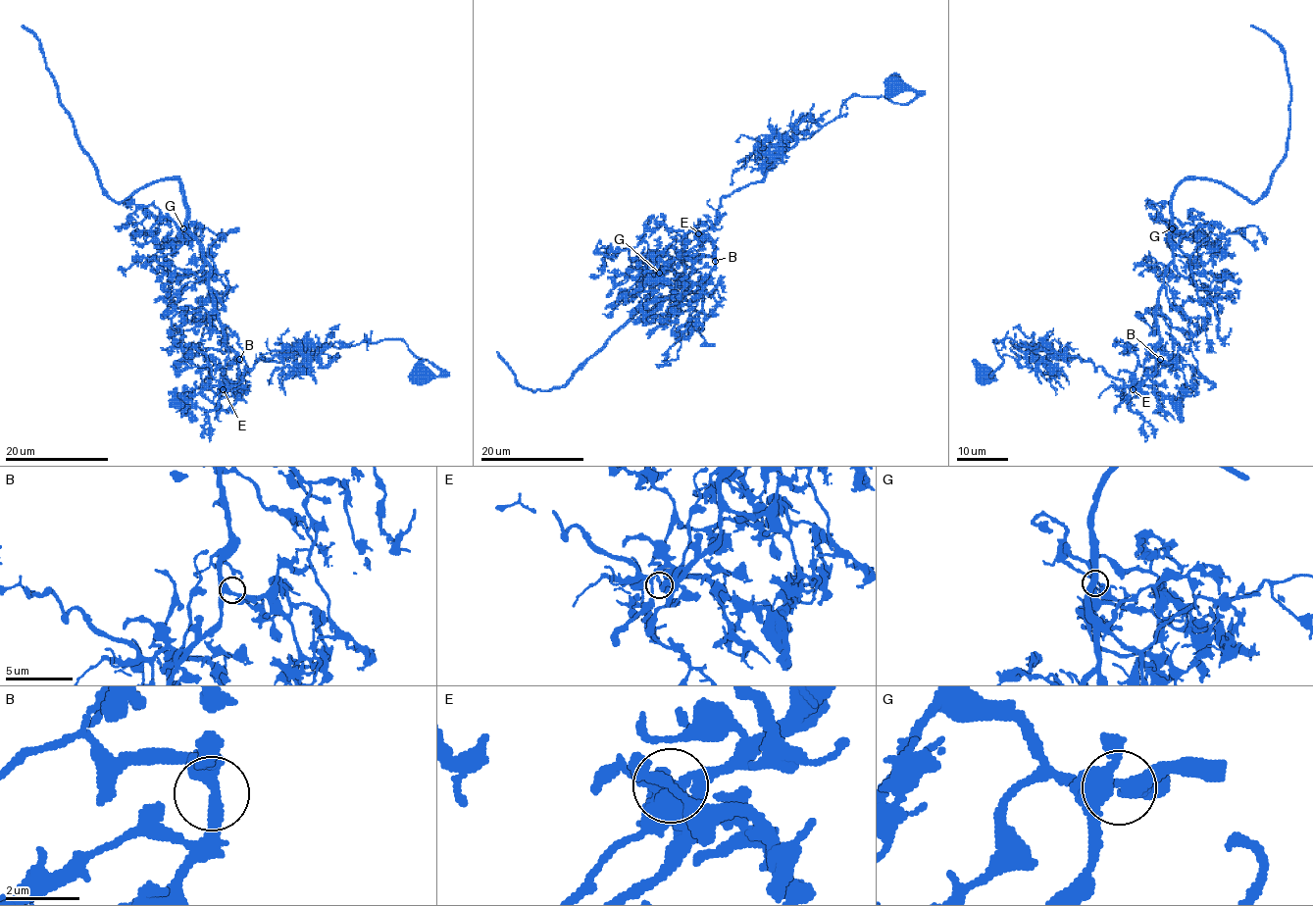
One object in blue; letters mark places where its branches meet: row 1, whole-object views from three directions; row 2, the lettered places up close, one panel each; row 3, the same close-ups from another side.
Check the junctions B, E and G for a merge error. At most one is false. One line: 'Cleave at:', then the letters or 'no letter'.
Cleave at: E

